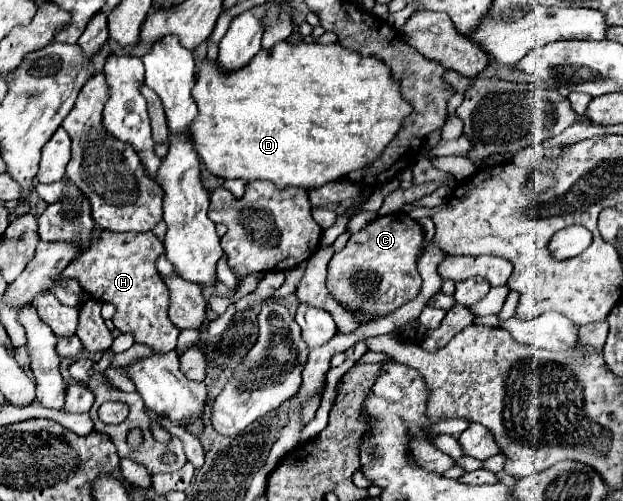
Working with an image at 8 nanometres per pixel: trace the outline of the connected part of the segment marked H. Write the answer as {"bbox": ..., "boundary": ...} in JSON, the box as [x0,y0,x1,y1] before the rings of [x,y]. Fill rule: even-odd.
{"bbox":[62,230,180,352],"boundary":[[[104,230],[104,246],[92,246],[86,254],[72,260],[62,274],[76,278],[94,300],[114,304],[114,326],[120,332],[132,334],[138,344],[146,344],[154,352],[170,352],[176,350],[180,330],[168,318],[170,294],[156,270],[156,260],[162,252],[164,244],[152,232],[116,234]]]}

